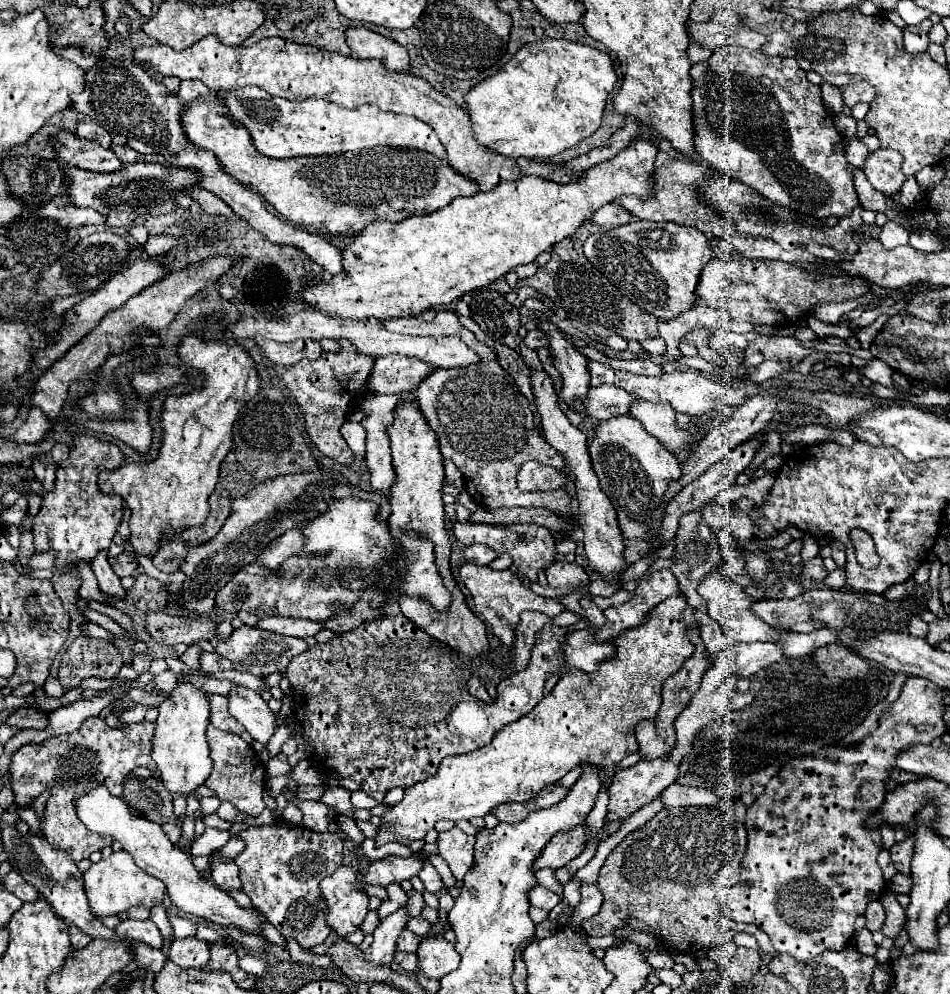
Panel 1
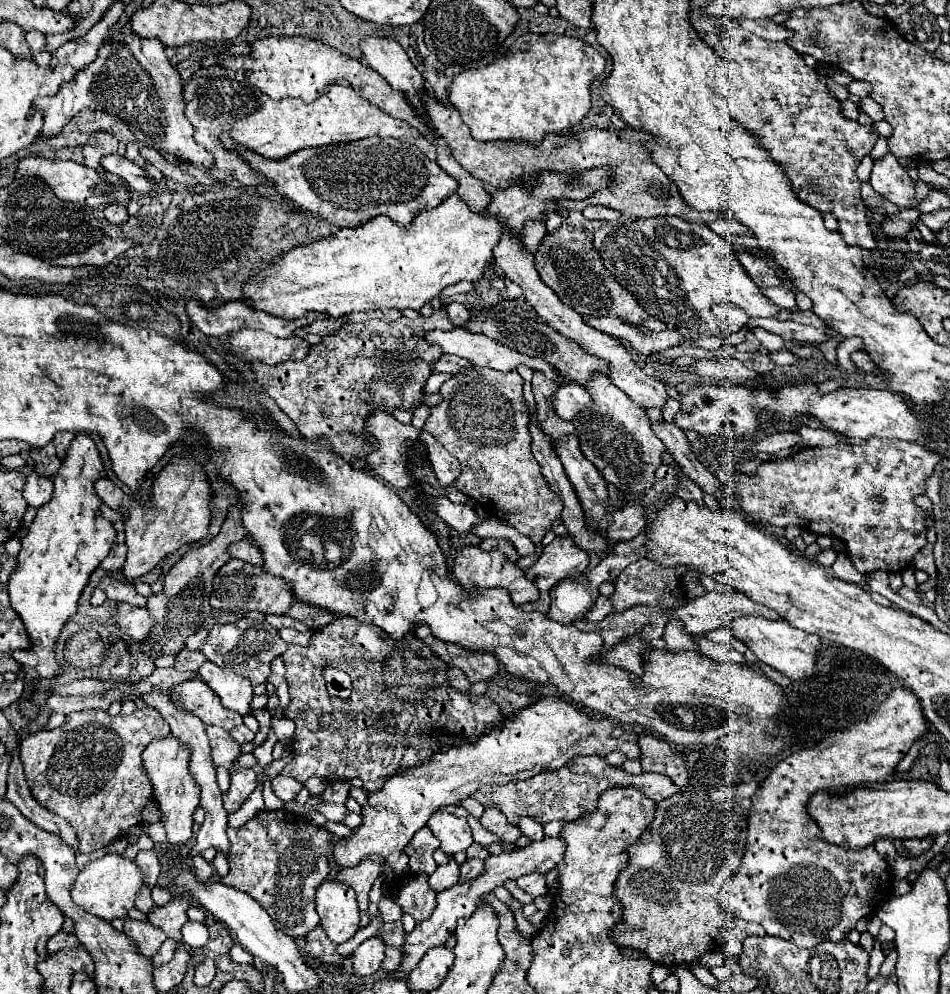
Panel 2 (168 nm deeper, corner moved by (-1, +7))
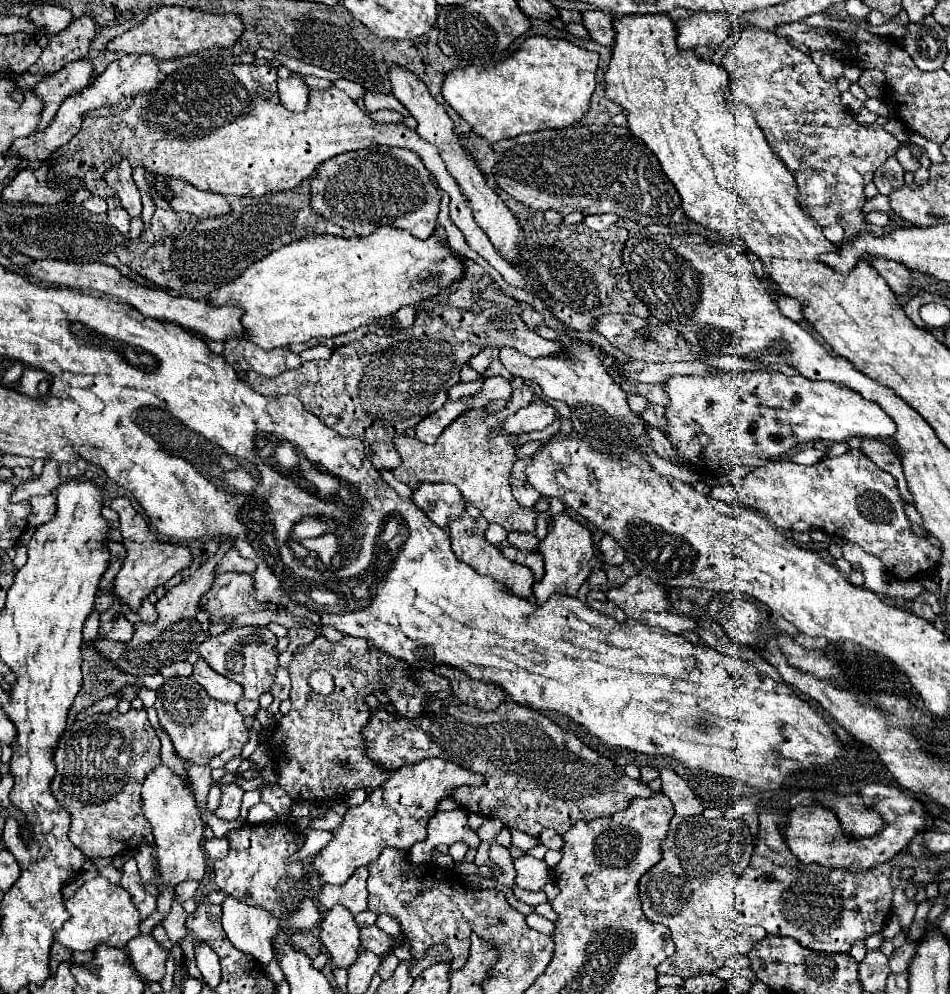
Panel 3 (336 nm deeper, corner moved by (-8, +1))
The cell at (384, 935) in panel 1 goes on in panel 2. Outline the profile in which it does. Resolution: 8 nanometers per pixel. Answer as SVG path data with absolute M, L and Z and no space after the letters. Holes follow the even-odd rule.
M380 937L366 939L356 951L354 951L354 971L360 977L368 977L376 973L384 961L384 947L386 943Z

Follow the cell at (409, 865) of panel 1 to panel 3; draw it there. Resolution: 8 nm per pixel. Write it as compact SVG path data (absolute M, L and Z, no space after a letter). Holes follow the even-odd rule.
M361 867L343 885L323 885L317 895L319 907L325 911L325 909L331 909L335 903L339 903L347 907L353 915L365 911L367 909L365 883L367 883L367 867Z

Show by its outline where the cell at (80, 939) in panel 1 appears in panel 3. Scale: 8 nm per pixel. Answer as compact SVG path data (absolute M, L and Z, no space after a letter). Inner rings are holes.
M53 943L53 949L51 949L51 971L55 973L59 963L69 961L69 957L71 957L71 951L67 951L61 943Z

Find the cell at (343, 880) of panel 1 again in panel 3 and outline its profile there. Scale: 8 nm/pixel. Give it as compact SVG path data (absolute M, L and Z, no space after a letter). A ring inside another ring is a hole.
M335 905L327 911L319 925L319 939L331 957L331 969L347 969L355 963L359 955L359 925L345 907Z

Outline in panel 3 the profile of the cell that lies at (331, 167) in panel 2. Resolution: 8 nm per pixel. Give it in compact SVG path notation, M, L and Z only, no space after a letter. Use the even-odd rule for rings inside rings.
M377 145L337 155L319 165L311 179L311 207L327 221L355 231L359 237L389 225L405 229L417 239L427 239L437 227L439 201L439 189L419 155L399 147Z

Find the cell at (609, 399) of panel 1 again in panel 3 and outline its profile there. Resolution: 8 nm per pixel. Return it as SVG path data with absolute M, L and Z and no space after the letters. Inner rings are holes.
M531 403L529 407L519 409L517 413L509 415L497 429L489 433L489 437L497 435L521 435L521 433L531 433L531 431L541 431L547 425L551 425L557 419L557 411L551 405L545 403Z

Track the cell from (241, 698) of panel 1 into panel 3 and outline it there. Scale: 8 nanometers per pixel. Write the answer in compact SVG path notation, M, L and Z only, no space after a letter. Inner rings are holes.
M201 657L193 665L193 677L213 699L219 699L225 703L237 703L241 699L241 687L221 677L219 673L215 673Z

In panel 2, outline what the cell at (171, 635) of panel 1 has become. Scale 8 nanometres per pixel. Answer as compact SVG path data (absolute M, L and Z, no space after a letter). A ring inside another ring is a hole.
M120 603L114 621L126 635L130 635L136 641L144 641L146 635L150 635L156 627L156 619L150 615L146 607L134 607L128 603Z

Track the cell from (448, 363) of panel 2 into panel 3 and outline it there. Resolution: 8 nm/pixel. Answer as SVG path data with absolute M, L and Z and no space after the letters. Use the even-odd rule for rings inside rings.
M485 347L485 349L481 349L473 359L469 359L467 363L469 363L477 373L483 373L495 359L499 359L499 349L497 349L497 347Z

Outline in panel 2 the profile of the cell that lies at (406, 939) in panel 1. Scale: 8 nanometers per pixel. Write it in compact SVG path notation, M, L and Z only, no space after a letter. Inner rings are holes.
M396 921L396 923L384 923L378 933L378 937L382 937L382 941L386 945L394 945L394 947L402 947L404 941L406 941L406 931L402 927L402 921Z

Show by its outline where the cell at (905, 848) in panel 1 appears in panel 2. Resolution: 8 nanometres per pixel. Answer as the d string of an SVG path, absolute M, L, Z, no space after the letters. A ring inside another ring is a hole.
M926 837L926 839L910 839L910 841L904 841L904 849L908 851L908 857L918 857L922 855L924 851L928 851L932 847L932 837Z

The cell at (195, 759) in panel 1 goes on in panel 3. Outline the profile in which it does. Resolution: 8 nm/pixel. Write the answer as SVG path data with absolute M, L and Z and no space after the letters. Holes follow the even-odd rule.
M159 765L143 783L143 815L151 823L155 837L155 865L159 873L159 885L169 887L175 897L175 887L183 881L201 881L205 875L205 855L201 851L201 837L205 823L195 805L195 797L183 779L179 779L169 767Z

